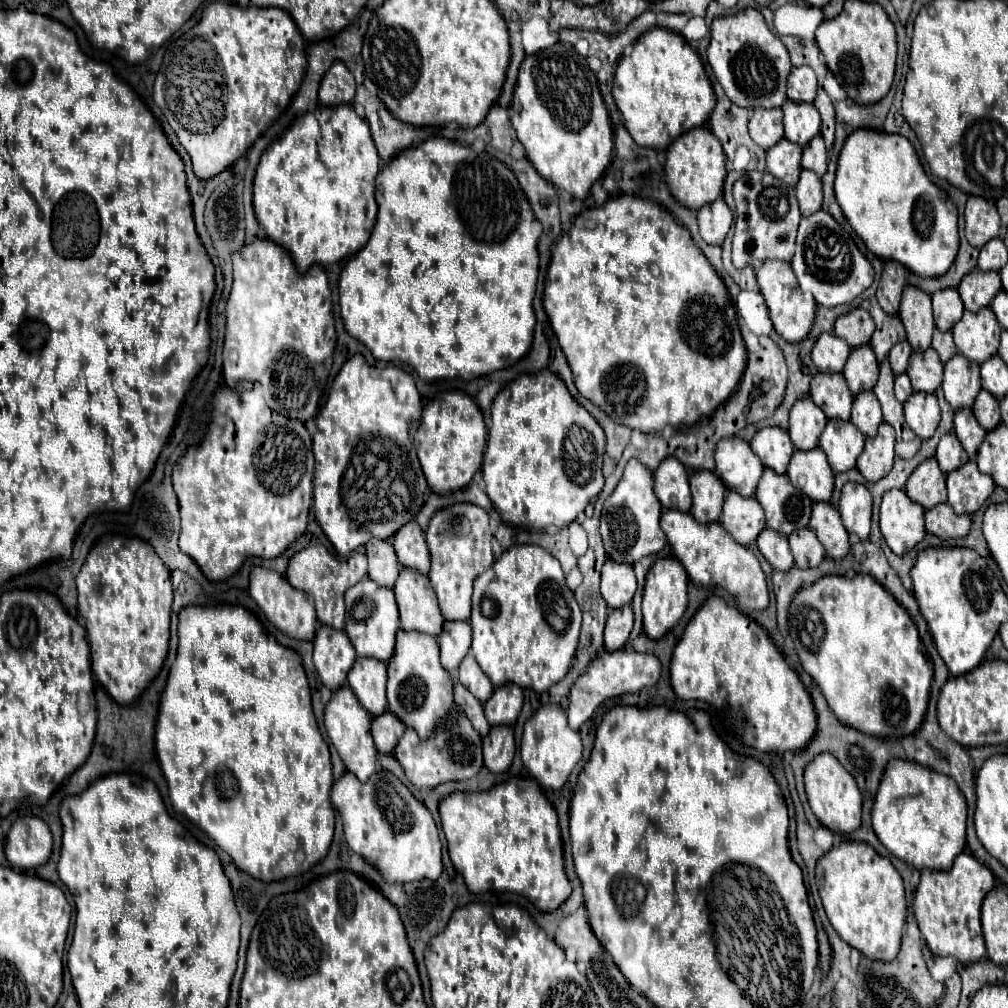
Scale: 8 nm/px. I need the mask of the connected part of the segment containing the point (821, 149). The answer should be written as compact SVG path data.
M815 136L805 148L803 148L803 158L801 166L805 170L815 172L819 178L827 172L827 152L825 152L825 142L821 136Z

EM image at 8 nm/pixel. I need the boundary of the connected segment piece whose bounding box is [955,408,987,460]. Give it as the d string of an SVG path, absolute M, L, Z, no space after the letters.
M969 408L955 414L955 436L971 460L975 460L977 448L981 446L981 440L985 438L985 434L987 432L979 426L979 422L975 420L975 416Z

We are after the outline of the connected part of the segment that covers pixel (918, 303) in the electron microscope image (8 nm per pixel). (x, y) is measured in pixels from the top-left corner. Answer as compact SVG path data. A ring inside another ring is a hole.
M907 286L903 292L899 318L905 326L907 342L911 344L913 352L925 352L931 346L931 336L935 330L931 296L921 292L919 288Z

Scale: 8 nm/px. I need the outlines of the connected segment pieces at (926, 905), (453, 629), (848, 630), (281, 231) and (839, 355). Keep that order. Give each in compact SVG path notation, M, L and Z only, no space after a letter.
M961 854L947 872L921 872L921 882L915 890L913 912L933 956L951 956L961 964L969 964L987 954L981 932L981 904L993 886L993 872L969 854Z
M445 622L437 640L441 644L441 664L455 672L471 648L471 626L469 622Z
M859 574L855 578L823 576L813 586L797 592L789 614L791 636L799 660L805 672L809 672L819 684L829 708L841 722L869 736L891 740L901 740L919 730L927 712L933 668L925 656L911 616L901 604L897 604L897 600L893 600L889 592L885 592L885 588L881 588L881 584L877 584L877 580L867 574Z
M351 104L319 106L307 112L261 154L253 180L255 216L267 238L281 244L293 256L299 272L307 272L313 264L335 264L367 244L377 218L375 178L379 174L379 162L369 124L355 114Z
M825 332L813 346L813 362L819 372L841 372L849 358L849 344L835 336L833 332Z

